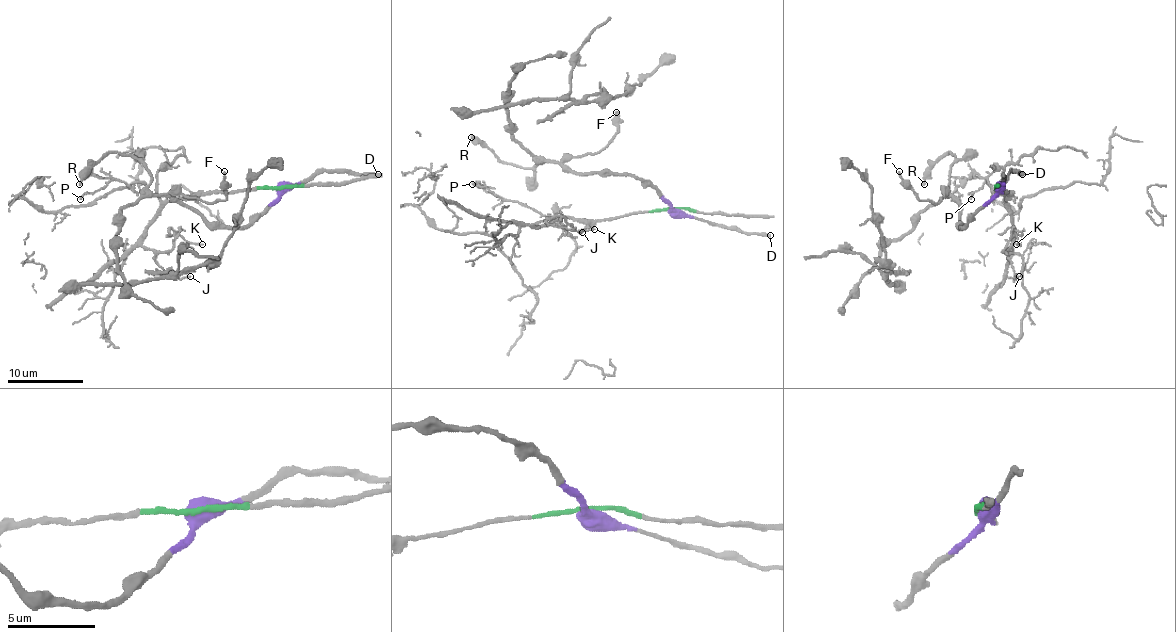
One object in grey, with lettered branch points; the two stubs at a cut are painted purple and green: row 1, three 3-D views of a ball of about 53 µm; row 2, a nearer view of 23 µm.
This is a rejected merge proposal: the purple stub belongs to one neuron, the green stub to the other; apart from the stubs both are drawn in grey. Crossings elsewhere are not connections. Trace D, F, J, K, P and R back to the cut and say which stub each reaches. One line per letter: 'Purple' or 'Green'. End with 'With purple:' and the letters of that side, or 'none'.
D: Purple
F: Purple
J: Green
K: Green
P: Green
R: Purple
With purple: D, F, R

